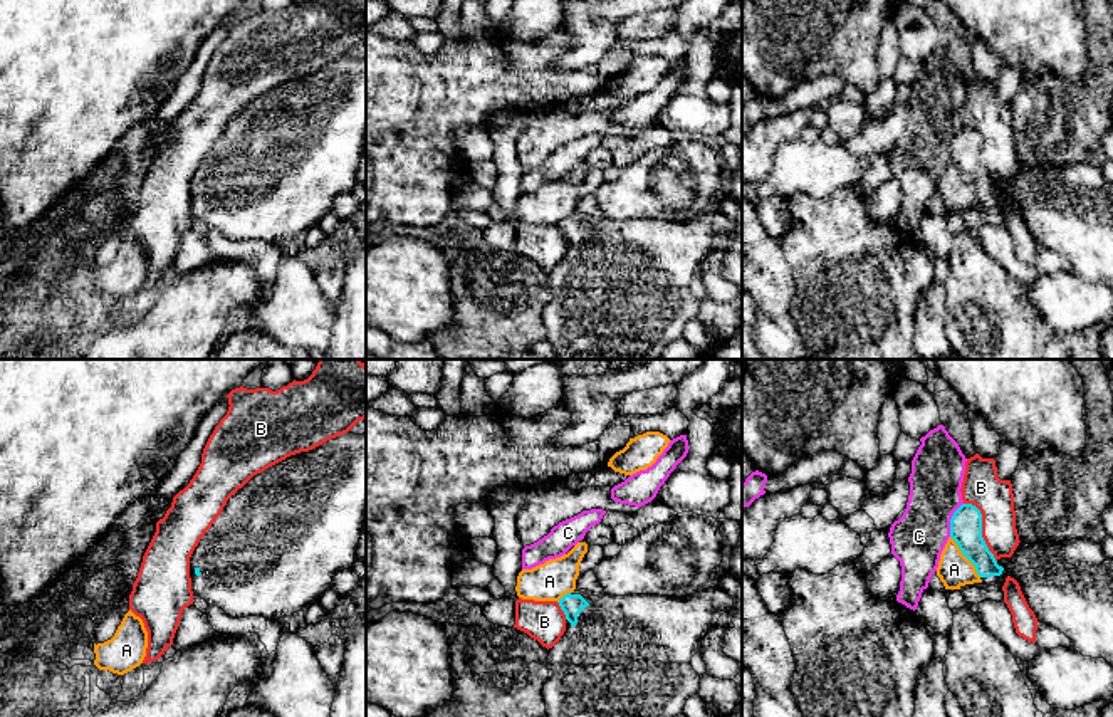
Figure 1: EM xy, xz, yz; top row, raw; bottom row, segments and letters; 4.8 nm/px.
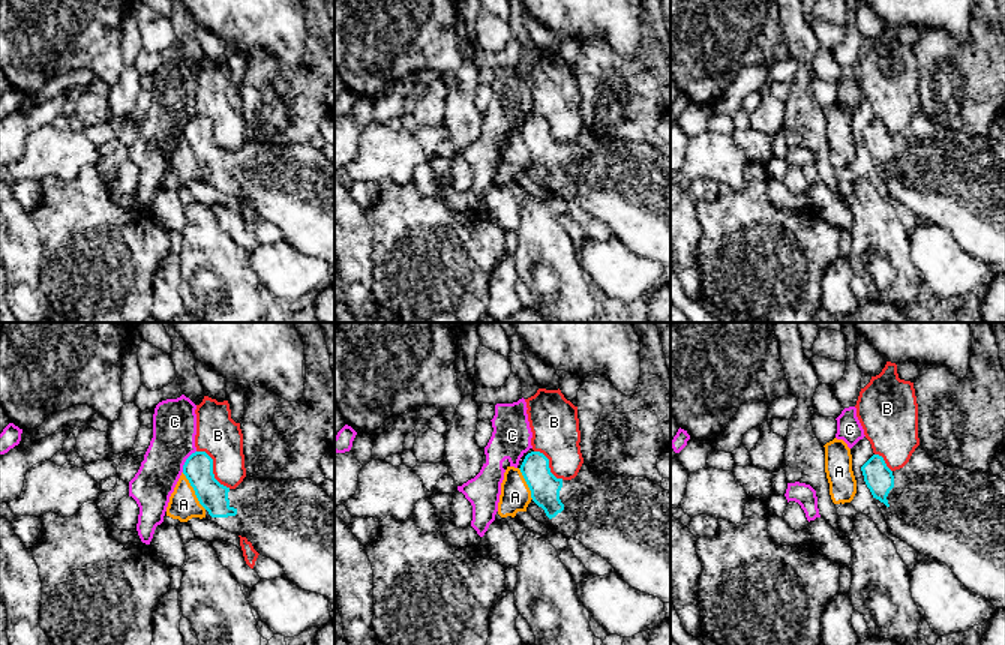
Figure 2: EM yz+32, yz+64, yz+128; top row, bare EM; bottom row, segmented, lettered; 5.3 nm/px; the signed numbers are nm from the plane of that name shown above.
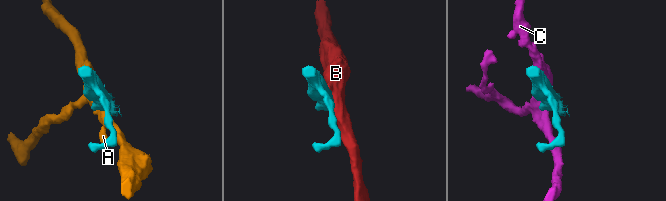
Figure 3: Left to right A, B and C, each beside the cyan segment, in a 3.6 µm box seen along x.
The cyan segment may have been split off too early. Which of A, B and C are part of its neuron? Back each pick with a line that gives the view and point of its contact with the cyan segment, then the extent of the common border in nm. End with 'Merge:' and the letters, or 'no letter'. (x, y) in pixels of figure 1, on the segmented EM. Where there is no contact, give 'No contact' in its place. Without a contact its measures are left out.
Merge: no letter

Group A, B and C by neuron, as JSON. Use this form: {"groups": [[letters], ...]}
{"groups": [["A"], ["B"], ["C"]]}

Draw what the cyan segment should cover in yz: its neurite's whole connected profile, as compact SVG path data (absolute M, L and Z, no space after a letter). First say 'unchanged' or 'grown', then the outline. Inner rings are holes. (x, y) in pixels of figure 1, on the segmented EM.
grown; M962 504L954 512L950 537L975 566L982 583L1002 589L1006 578L1014 578L1037 621L1064 633L1083 657L1105 658L1113 667L1113 559L1105 556L1101 542L1019 542L1011 557L995 559L982 537L982 514L972 504Z

